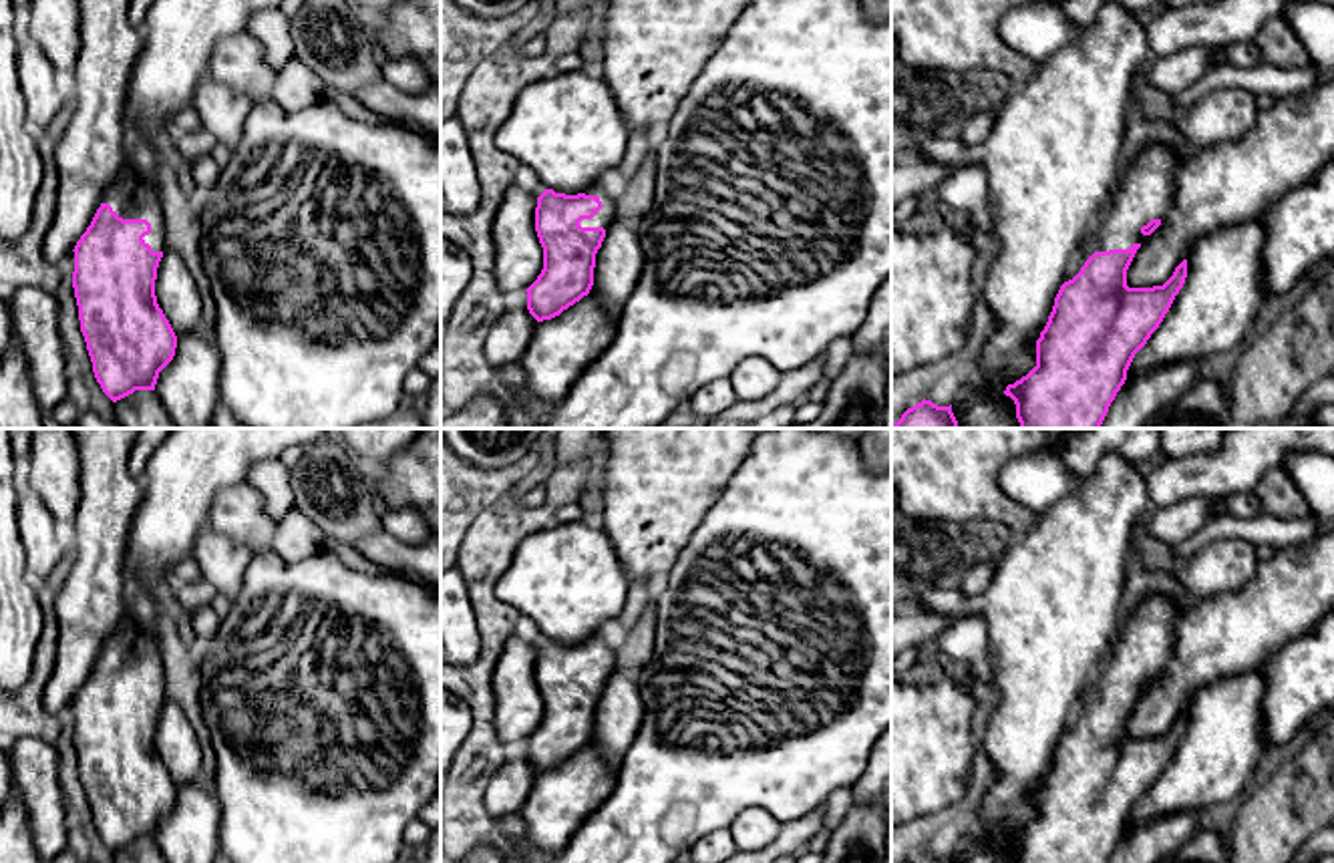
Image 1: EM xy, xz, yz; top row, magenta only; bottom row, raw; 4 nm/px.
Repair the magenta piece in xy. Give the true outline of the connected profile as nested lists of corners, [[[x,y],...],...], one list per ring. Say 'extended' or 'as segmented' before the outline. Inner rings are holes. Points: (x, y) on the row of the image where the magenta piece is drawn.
extended; [[[123,169],[72,251],[80,332],[97,382],[113,402],[135,390],[155,390],[159,372],[177,348],[177,336],[155,296],[157,268],[165,251],[165,219],[155,181],[145,183]]]

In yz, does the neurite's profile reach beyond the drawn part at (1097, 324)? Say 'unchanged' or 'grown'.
grown

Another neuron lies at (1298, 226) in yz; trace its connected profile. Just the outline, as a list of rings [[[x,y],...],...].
[[[1334,157],[1312,179],[1270,203],[1260,221],[1266,229],[1264,290],[1268,298],[1274,298],[1288,294],[1314,264],[1334,255]]]

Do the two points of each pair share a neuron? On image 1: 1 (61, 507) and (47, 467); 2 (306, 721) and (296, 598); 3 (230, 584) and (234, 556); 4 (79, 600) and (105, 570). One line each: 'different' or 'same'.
1: same
2: same
3: same
4: same

